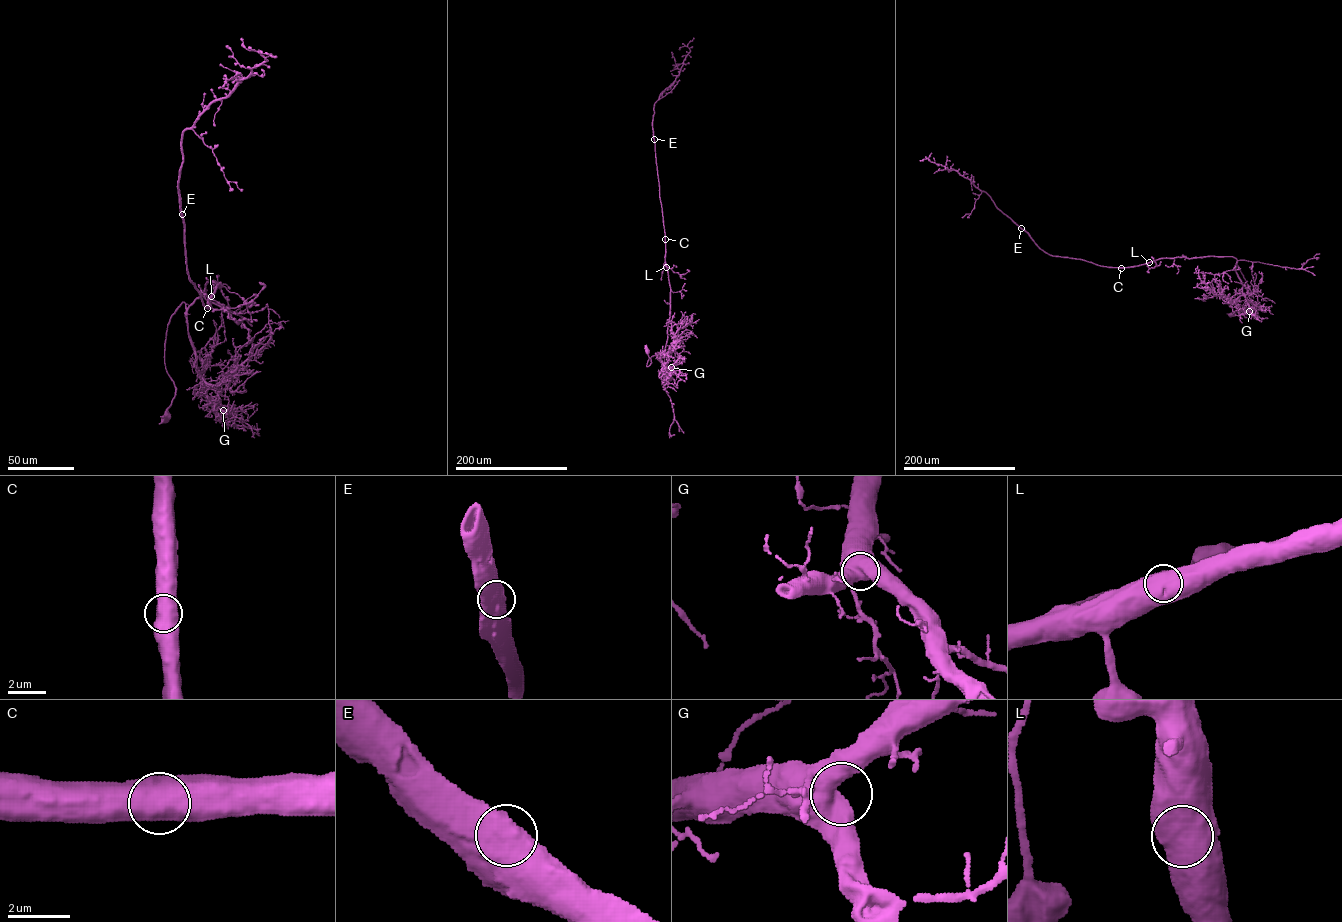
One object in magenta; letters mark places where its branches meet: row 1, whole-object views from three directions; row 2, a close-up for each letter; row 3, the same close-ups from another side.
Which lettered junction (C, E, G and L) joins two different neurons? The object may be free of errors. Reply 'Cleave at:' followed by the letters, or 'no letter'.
Cleave at: no letter

